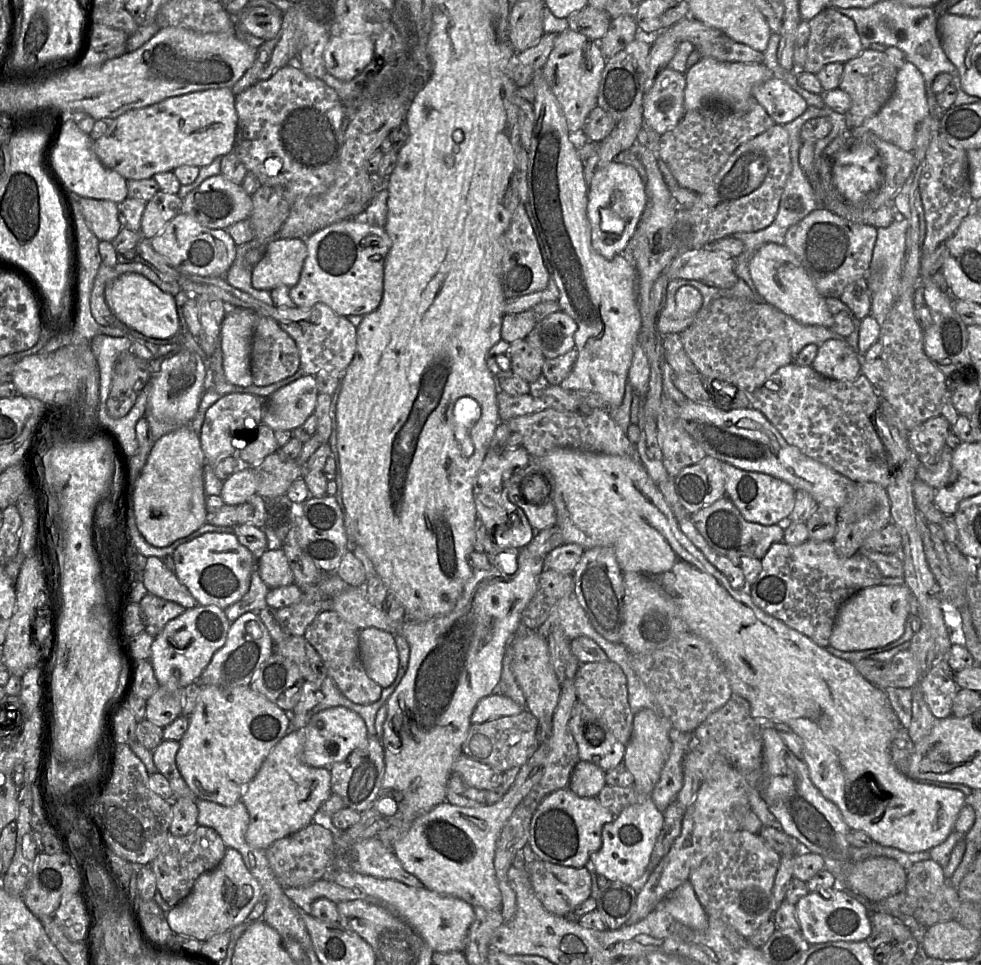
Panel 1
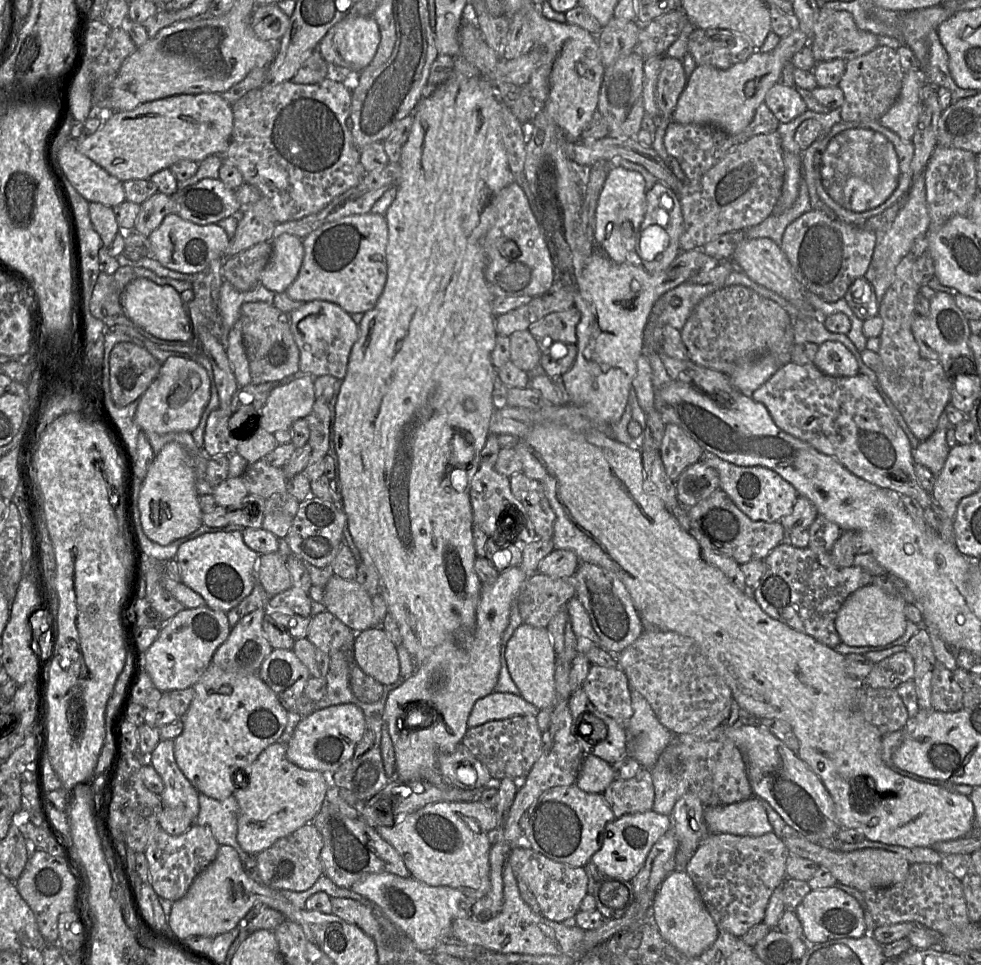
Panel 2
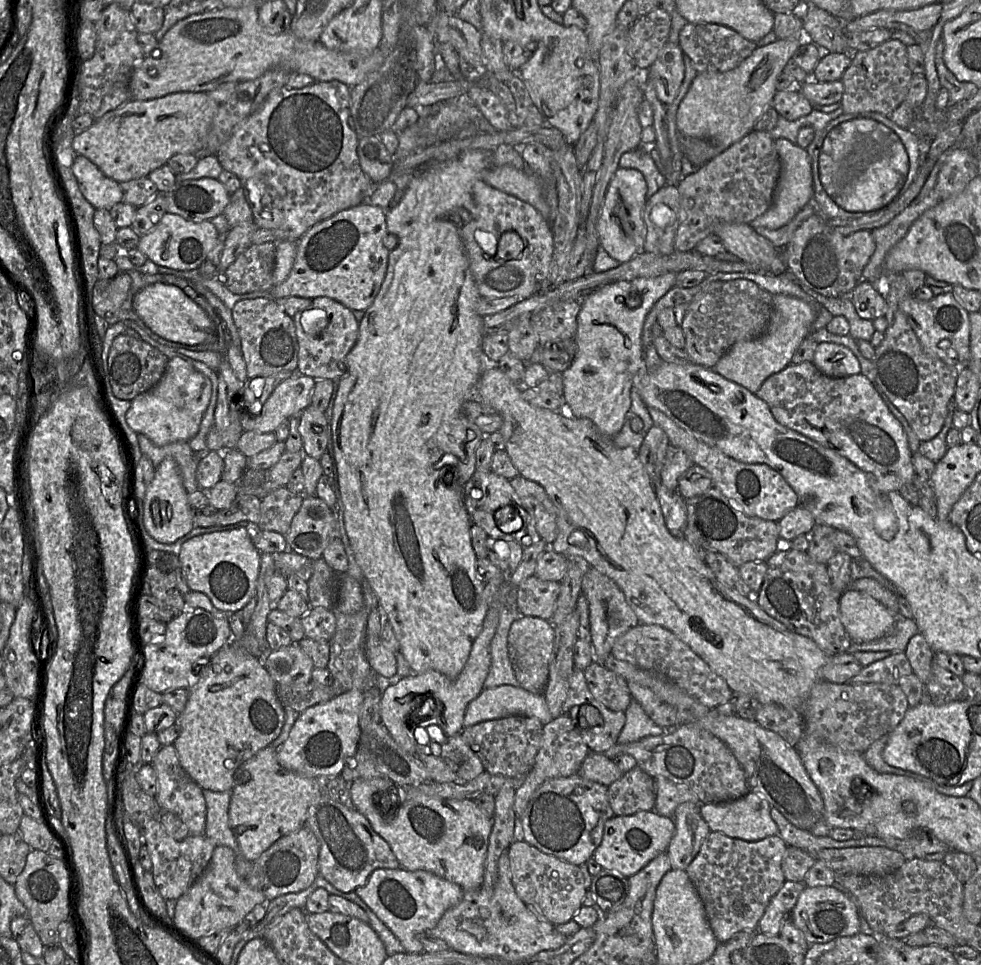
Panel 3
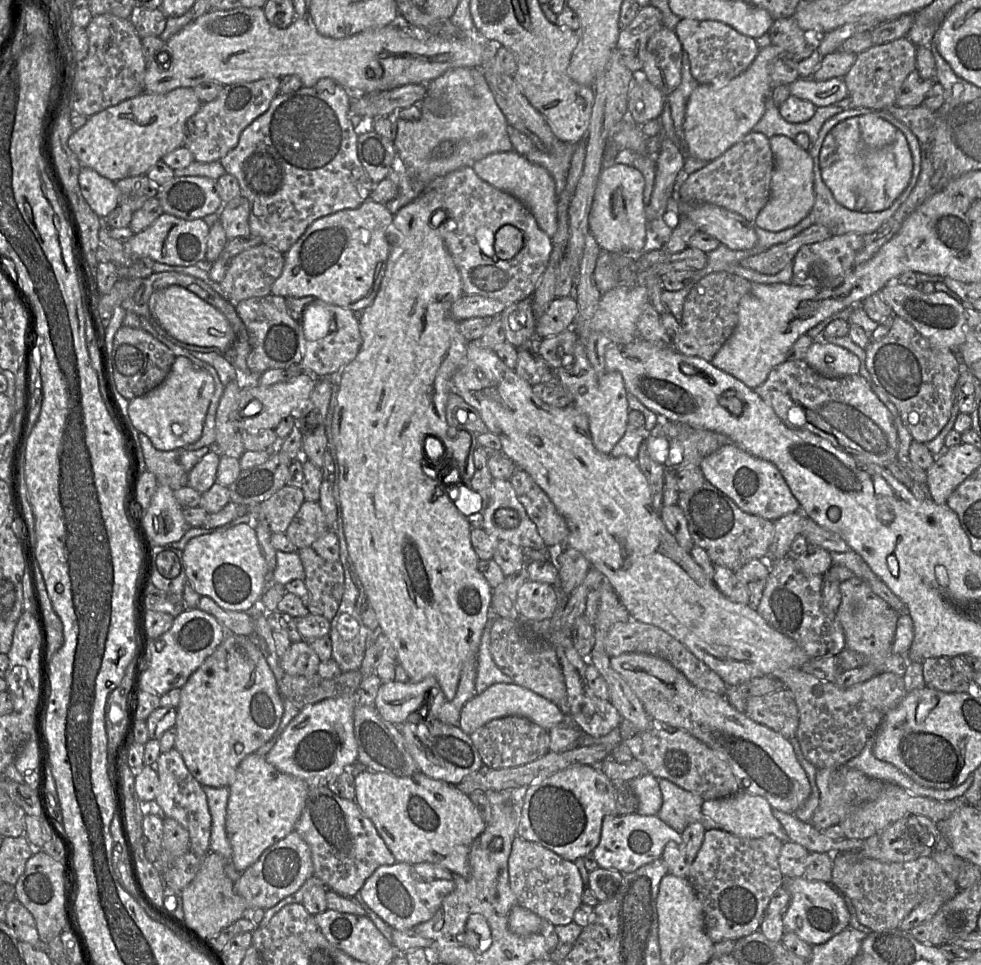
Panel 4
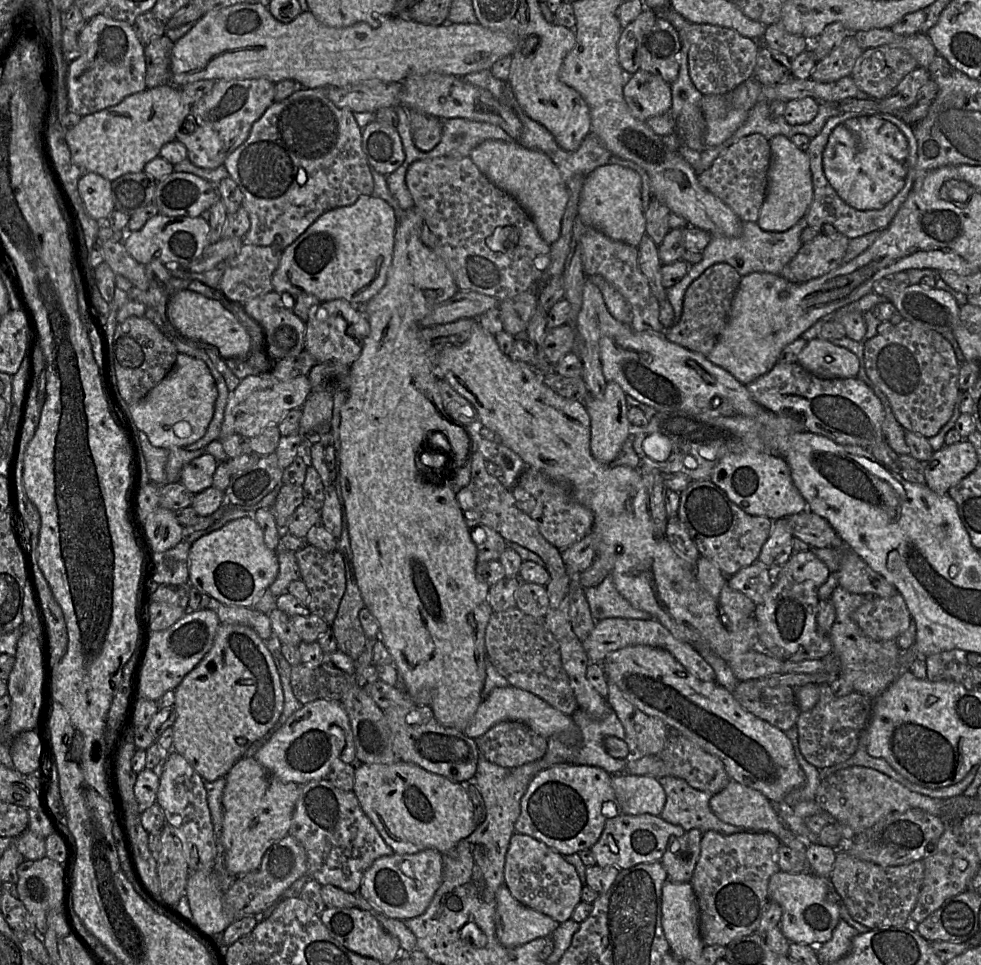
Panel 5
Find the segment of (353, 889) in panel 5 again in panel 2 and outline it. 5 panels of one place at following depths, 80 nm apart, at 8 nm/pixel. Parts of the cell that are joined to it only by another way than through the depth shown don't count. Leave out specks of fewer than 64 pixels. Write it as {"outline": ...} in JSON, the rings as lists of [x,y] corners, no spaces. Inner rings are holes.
{"outline":[[[324,803],[311,823],[323,840],[320,851],[323,874],[337,886],[350,889],[355,882],[369,874],[394,874],[403,878],[411,876],[398,852],[378,835],[375,828],[359,817],[348,818],[336,811],[334,805]]]}

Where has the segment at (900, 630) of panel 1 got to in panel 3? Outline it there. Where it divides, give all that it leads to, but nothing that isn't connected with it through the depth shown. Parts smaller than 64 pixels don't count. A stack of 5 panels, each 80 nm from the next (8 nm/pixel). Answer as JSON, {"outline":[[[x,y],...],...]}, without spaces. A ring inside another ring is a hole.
{"outline":[[[846,589],[840,598],[840,620],[855,643],[864,643],[884,637],[894,628],[896,619],[900,615],[894,615],[883,604],[870,595],[853,589]]]}

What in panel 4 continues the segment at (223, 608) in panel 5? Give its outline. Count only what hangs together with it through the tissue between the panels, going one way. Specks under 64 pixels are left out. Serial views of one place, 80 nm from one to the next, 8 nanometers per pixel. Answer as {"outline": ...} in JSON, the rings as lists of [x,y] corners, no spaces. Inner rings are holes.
{"outline":[[[201,596],[196,609],[215,617],[227,633],[240,636],[254,634],[253,620],[247,612],[225,610],[206,596]]]}

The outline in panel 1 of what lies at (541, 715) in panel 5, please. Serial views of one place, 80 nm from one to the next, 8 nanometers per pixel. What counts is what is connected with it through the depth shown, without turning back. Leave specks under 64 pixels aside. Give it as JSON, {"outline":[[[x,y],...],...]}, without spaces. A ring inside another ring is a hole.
{"outline":[[[493,693],[478,702],[472,713],[471,723],[481,724],[504,716],[514,716],[520,714],[524,709],[526,708],[511,698]]]}

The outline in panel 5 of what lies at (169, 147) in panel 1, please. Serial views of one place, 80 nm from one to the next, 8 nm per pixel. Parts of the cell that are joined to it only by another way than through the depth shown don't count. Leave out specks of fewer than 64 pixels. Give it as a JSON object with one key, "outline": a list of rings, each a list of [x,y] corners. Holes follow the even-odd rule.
{"outline":[[[165,84],[147,88],[142,92],[126,97],[115,106],[83,116],[80,122],[68,129],[66,133],[66,142],[70,149],[72,161],[83,172],[93,172],[110,181],[127,173],[141,172],[148,162],[159,156],[163,145],[177,140],[177,133],[189,114],[191,105],[187,102],[180,88]]]}

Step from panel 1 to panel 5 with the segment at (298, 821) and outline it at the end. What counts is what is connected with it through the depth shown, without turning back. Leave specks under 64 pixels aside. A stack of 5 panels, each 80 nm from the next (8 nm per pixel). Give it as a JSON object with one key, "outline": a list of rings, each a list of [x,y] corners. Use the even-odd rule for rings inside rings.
{"outline":[[[254,757],[240,758],[225,778],[221,833],[225,866],[229,873],[243,876],[256,870],[265,852],[289,834],[302,785],[279,780]]]}

